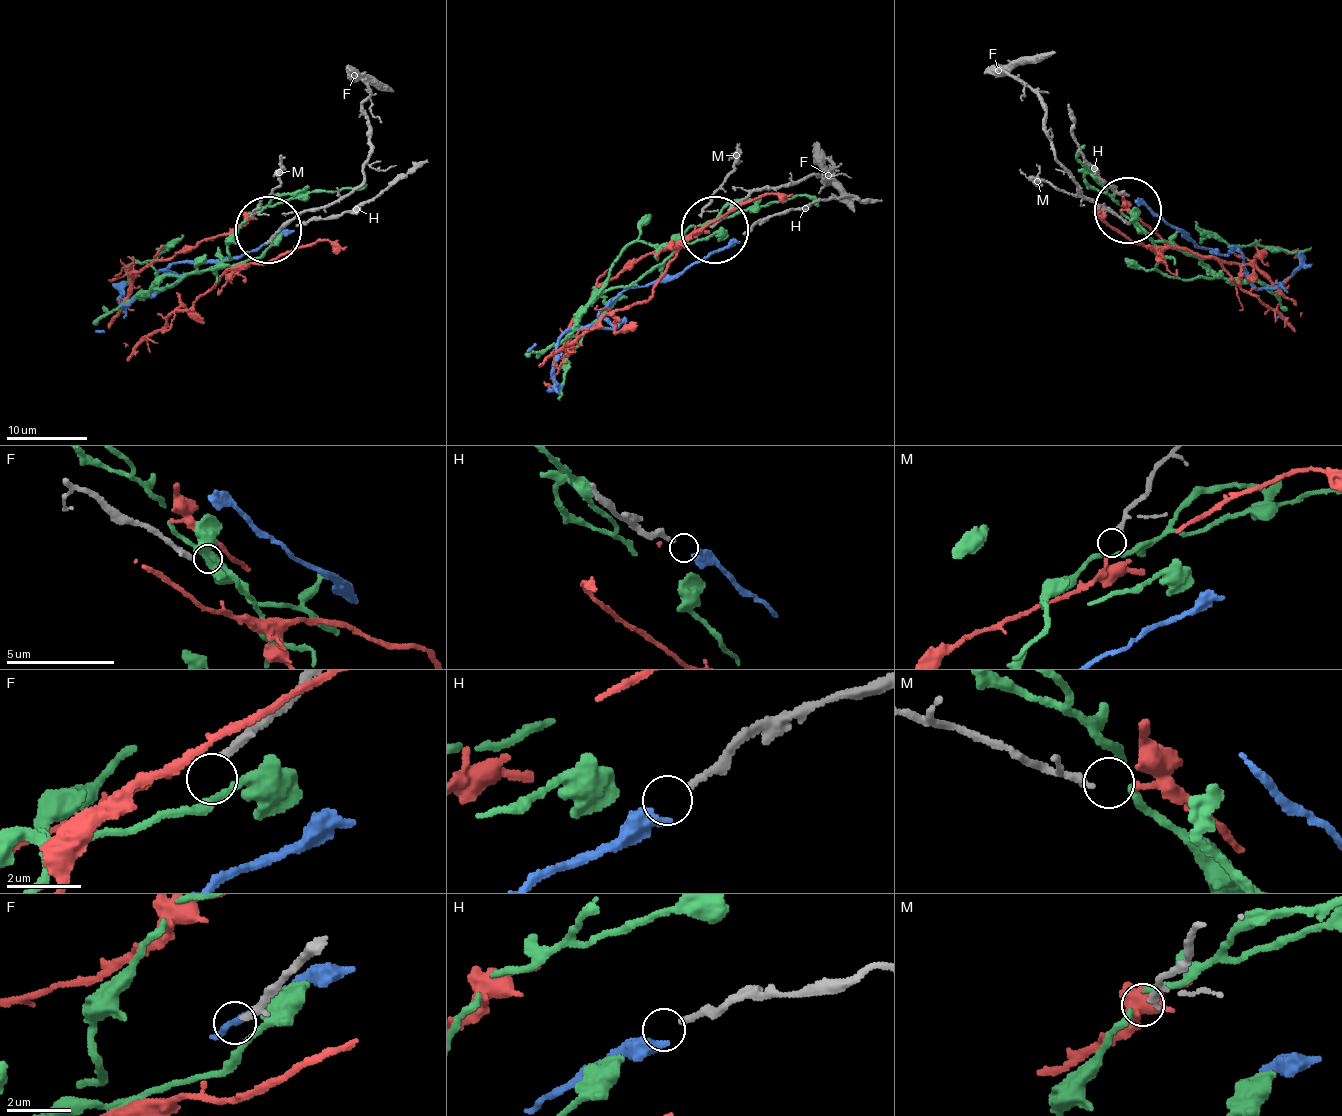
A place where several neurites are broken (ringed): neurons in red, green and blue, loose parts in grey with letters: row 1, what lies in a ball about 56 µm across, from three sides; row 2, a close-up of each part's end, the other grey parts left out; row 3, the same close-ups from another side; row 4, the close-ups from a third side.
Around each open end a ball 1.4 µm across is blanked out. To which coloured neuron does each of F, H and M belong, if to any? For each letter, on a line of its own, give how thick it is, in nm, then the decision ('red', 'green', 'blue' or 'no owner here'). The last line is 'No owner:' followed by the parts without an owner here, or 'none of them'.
F: 240 nm thick; no owner here
H: 180 nm thick; blue
M: 130 nm thick; red
No owner: F

